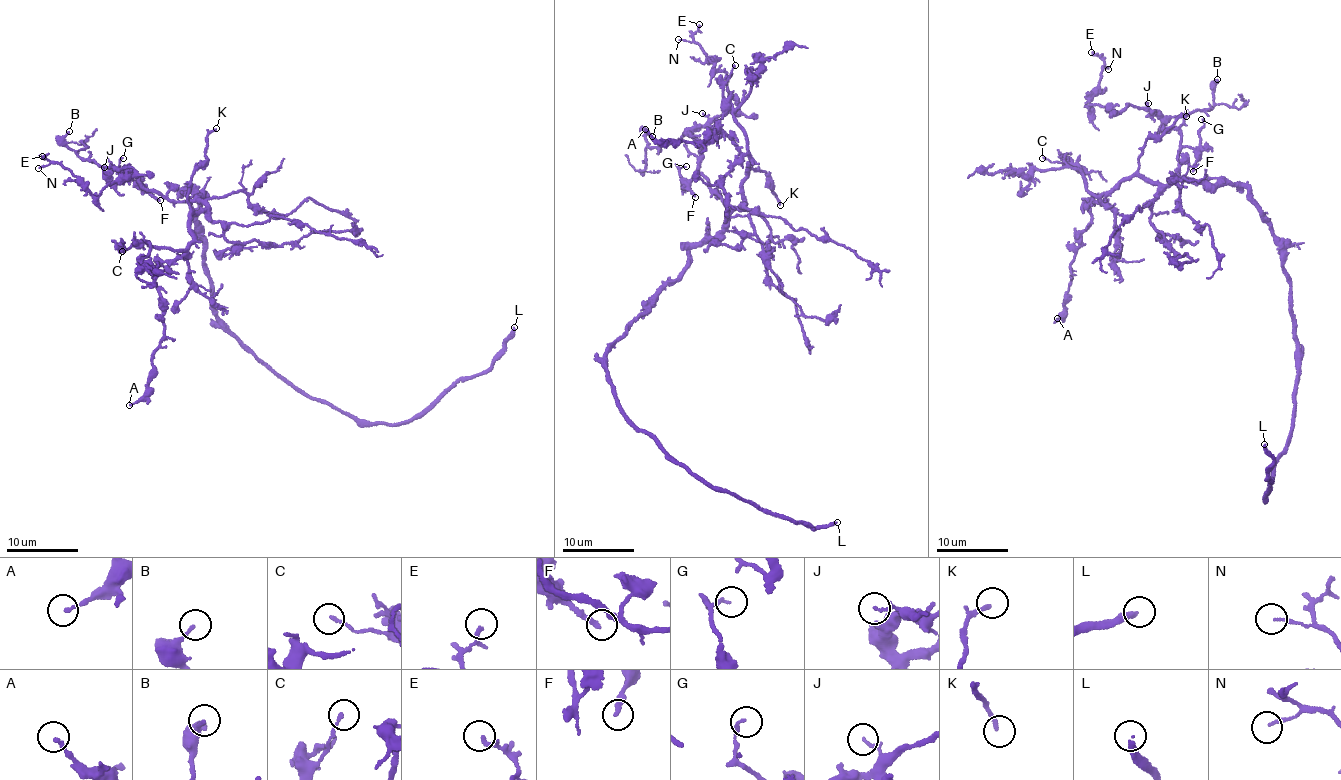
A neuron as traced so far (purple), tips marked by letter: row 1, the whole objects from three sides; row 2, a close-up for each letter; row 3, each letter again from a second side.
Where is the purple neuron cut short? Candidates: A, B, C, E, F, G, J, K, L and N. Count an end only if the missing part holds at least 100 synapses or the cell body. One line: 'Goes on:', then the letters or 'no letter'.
Goes on: L

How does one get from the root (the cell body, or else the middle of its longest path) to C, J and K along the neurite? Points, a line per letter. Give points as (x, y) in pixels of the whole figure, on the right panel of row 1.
C: (1284, 269), (1280, 244), (1246, 187), (1132, 175), (1099, 195), (1076, 168), (1042, 158)
J: (1284, 269), (1280, 244), (1249, 189), (1180, 177), (1179, 134), (1165, 130), (1148, 103)
K: (1284, 269), (1280, 244), (1246, 187), (1177, 180), (1165, 185), (1138, 171), (1145, 141), (1186, 116)

